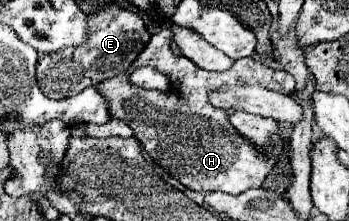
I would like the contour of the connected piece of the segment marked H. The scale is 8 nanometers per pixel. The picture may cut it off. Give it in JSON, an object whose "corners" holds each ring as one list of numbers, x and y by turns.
{"corners":[[163,26,157,34,153,34,147,42,147,46,143,48,143,52,139,54,139,58,135,58,131,68,139,68,139,66,153,66,157,70,161,70,163,74,167,74,171,78,171,92,169,94,159,94,153,90,141,90,129,84,129,74,117,74,115,78,103,80,97,84,97,90,101,96,105,96,107,102,107,110,111,118,119,118,125,124,131,126,133,136,141,142,141,146,149,152,149,156,161,166,165,168,171,176,175,176,183,186,219,186,219,192,227,192,227,194,241,194,249,188,259,188,263,184,263,180,267,178,267,174,271,172,271,166,275,164,275,156,279,154,279,150,275,152,275,146,281,146,279,138,271,138,271,152,269,154,261,154,253,144,249,144,243,136,237,134,237,130,229,124,227,120,227,112,225,110,215,110,209,100,207,100,207,92,227,86,227,84,259,84,263,88,268,88,276,92,290,95,295,88,295,78,291,78,291,74,287,74,285,70,273,70,269,66,265,66,261,60,253,60,253,58,243,58,243,60,235,60,233,66,225,72,207,72,201,70,199,66,195,66,189,58,183,56,175,56,171,52,171,30,169,26]]}

